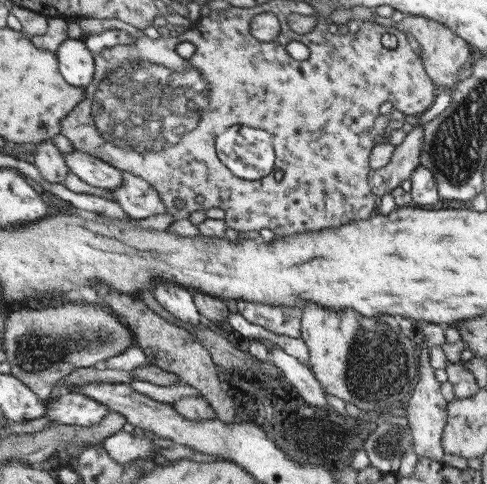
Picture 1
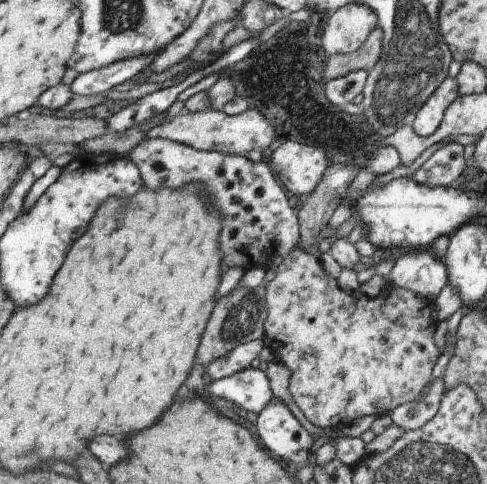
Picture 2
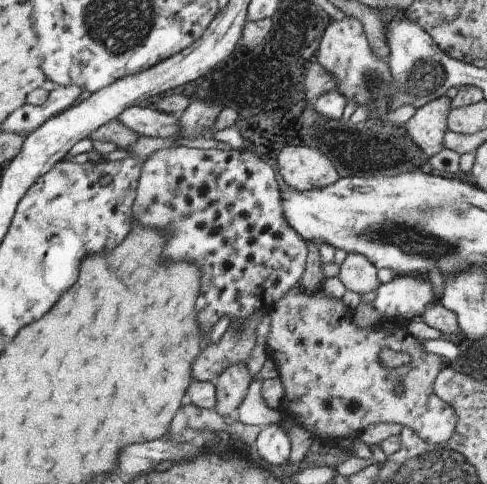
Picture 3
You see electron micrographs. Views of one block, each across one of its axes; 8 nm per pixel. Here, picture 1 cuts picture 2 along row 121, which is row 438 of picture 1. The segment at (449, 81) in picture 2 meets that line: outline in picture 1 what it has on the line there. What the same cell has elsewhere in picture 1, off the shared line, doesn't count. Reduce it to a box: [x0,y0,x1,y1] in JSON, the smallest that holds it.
[407,348,449,462]

